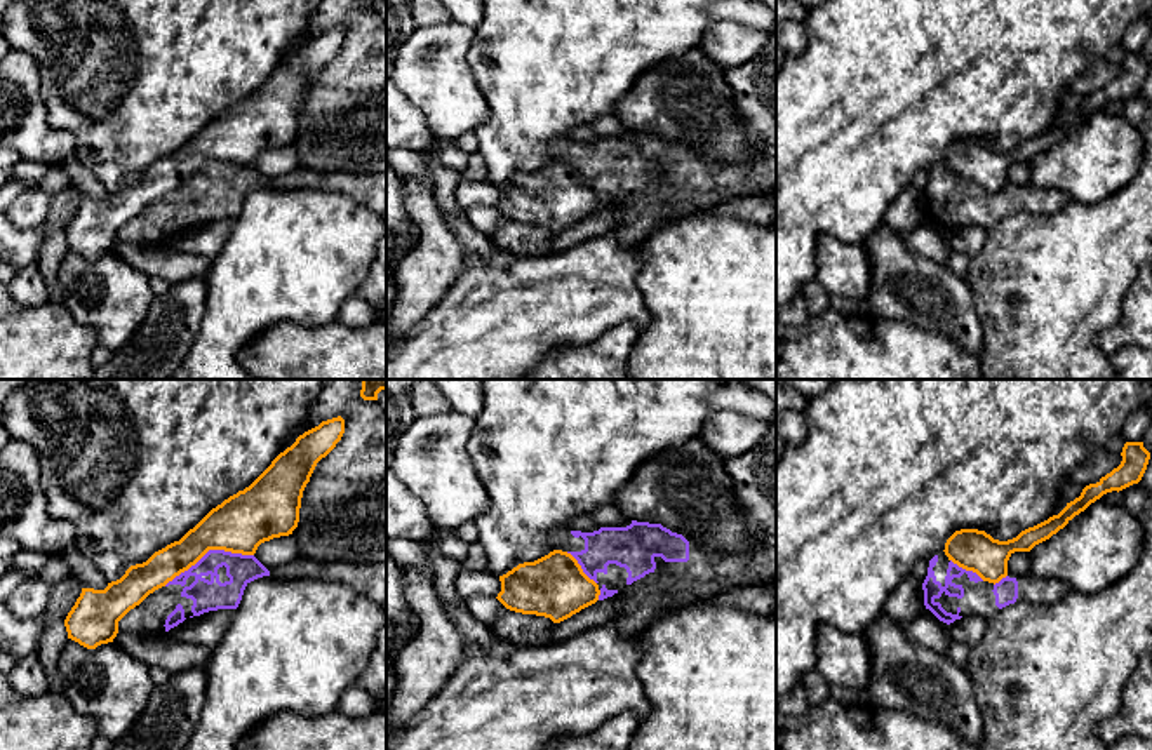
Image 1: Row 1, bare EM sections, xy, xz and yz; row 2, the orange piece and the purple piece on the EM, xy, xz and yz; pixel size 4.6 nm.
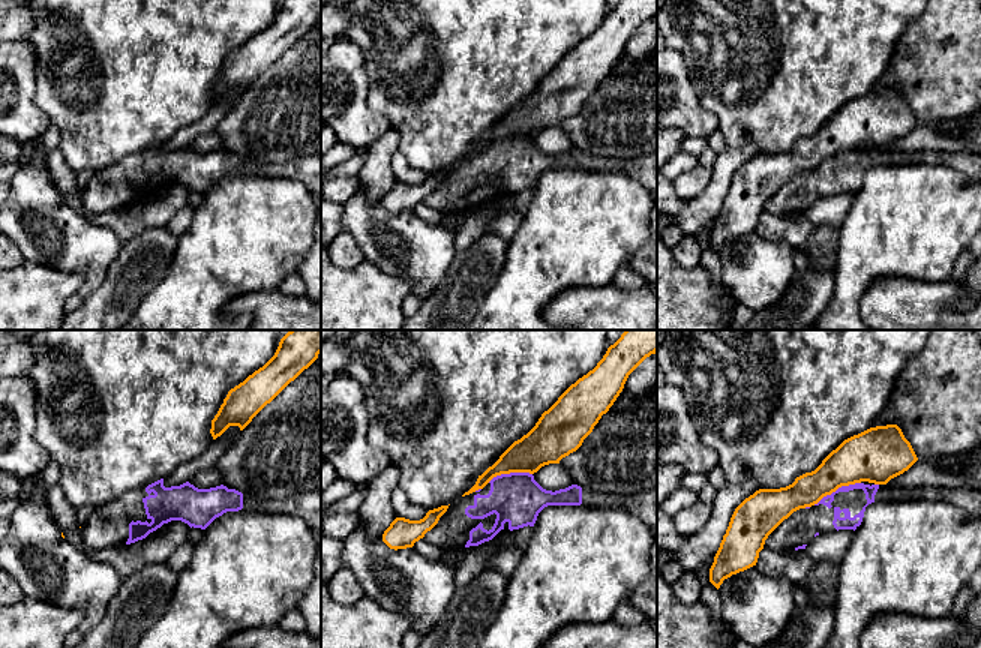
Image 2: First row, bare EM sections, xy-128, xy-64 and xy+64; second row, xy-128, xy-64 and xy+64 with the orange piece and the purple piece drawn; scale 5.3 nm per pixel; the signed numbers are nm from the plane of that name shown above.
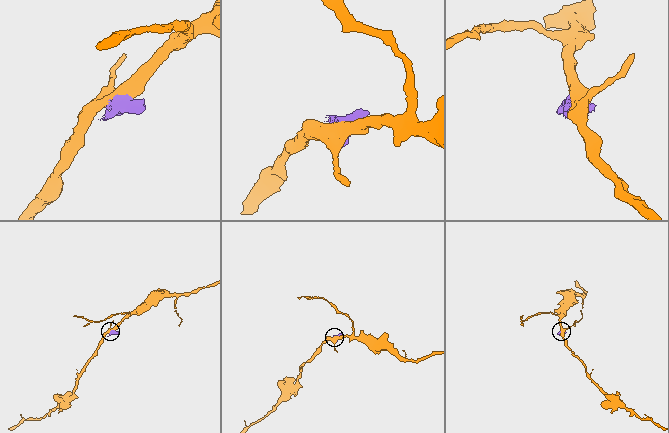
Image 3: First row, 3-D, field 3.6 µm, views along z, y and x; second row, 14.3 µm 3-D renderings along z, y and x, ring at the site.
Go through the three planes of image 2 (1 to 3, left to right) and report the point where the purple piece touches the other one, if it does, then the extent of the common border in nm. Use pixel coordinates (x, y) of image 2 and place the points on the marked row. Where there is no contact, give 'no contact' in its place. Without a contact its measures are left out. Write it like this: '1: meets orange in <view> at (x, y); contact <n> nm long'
1: no contact
2: meets orange in xy-64 at (509, 473); contact 240 nm long
3: meets orange in xy+64 at (836, 489); contact 280 nm long

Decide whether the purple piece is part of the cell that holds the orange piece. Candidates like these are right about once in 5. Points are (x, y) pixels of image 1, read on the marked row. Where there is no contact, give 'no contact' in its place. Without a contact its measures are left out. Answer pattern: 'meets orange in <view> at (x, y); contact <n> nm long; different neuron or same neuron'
meets orange in xy at (207, 550); contact 440 nm long; different neuron

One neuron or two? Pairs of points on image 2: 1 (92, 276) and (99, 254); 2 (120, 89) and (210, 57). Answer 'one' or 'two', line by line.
1: one
2: one

